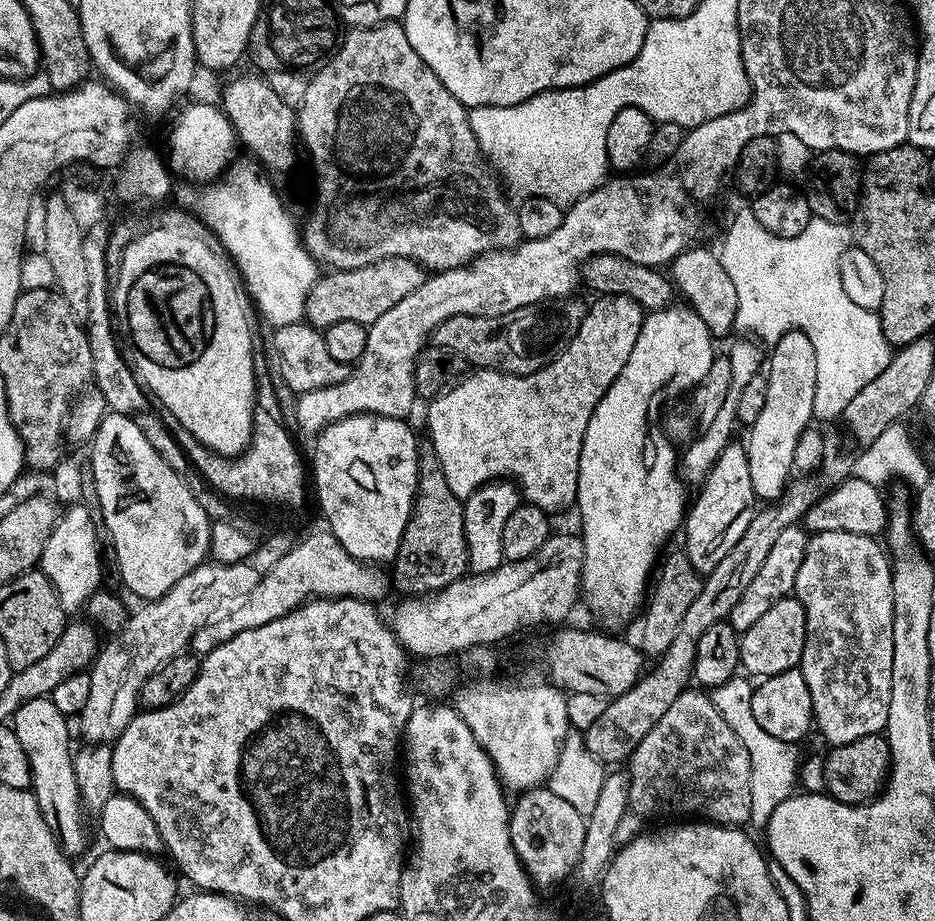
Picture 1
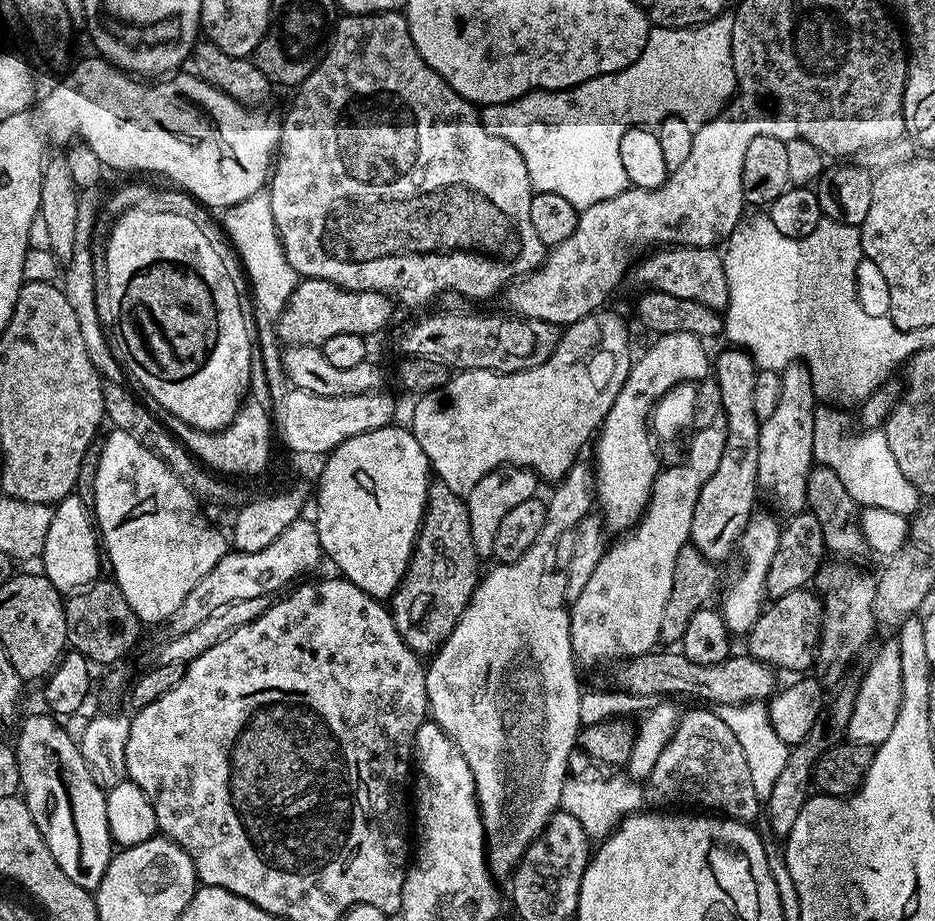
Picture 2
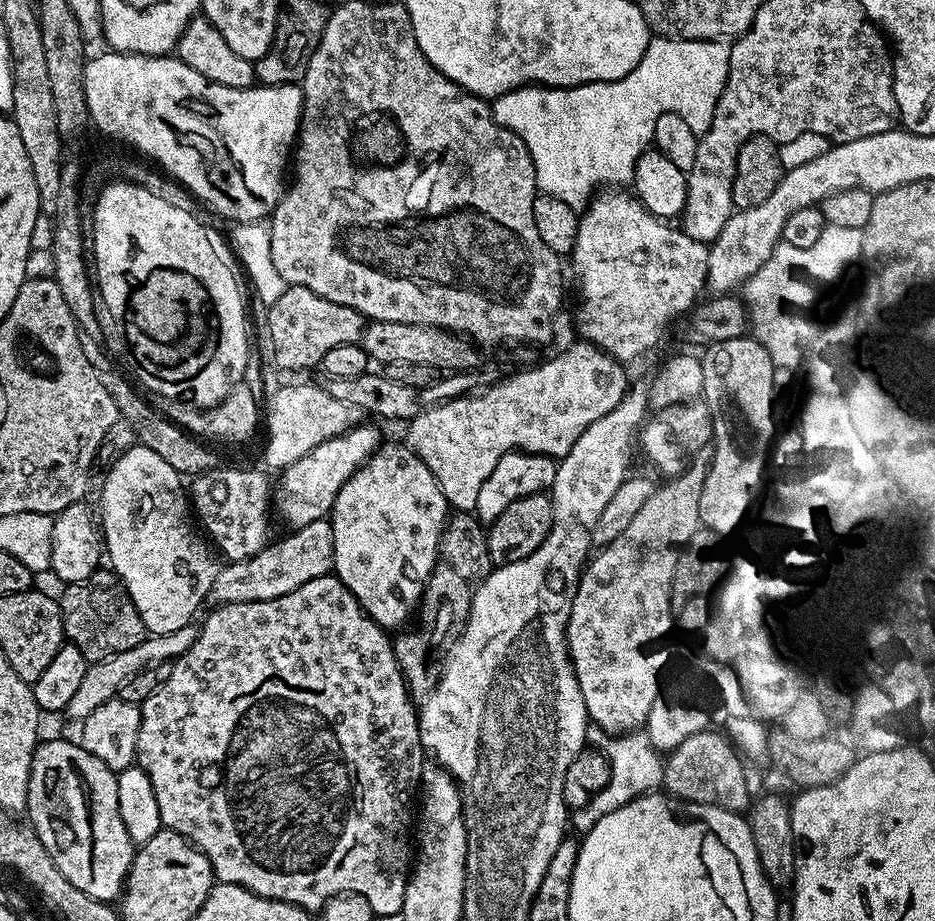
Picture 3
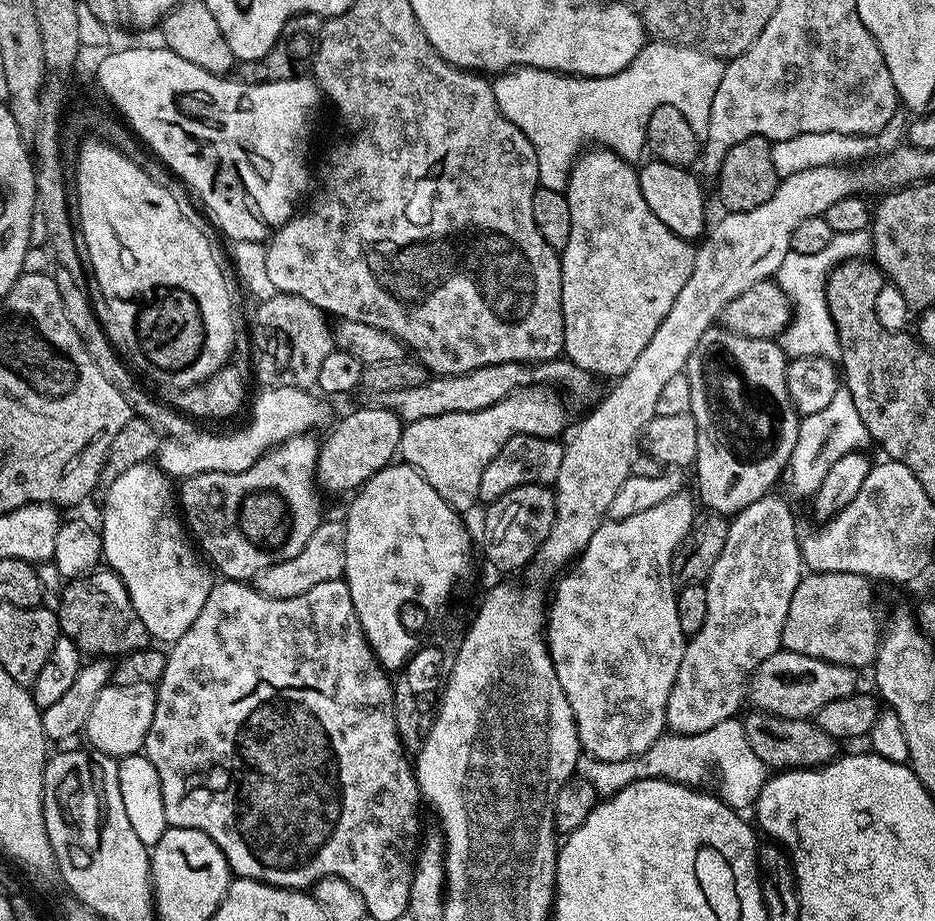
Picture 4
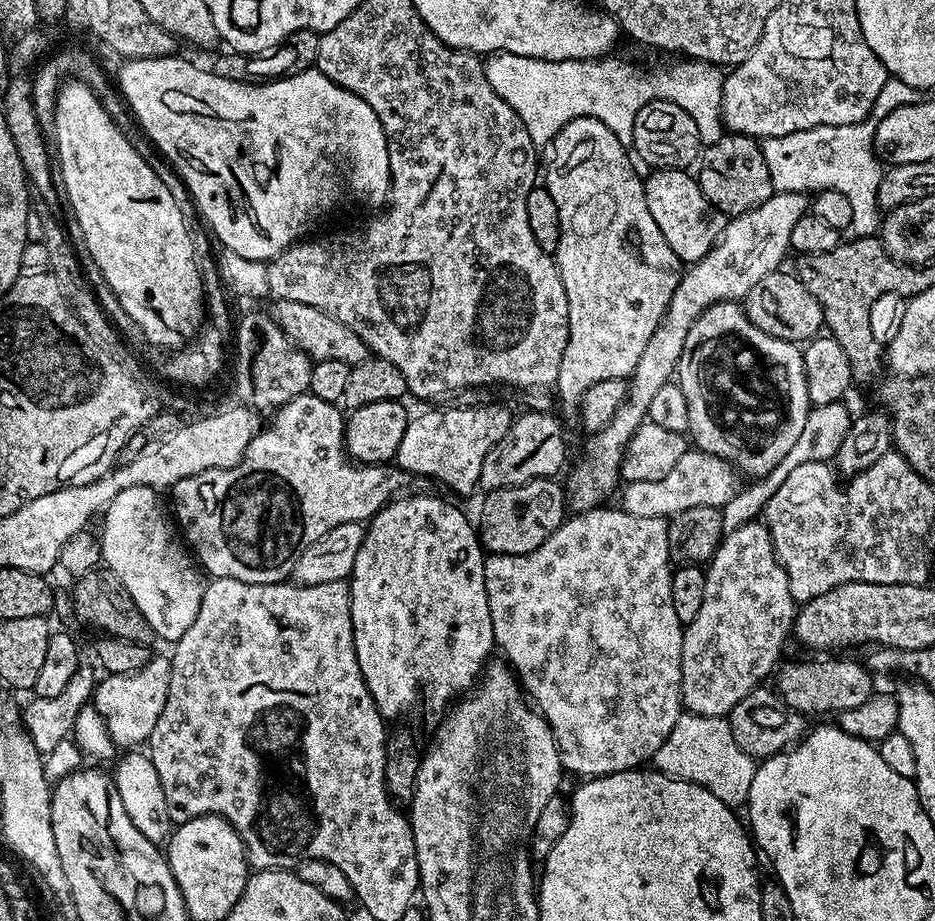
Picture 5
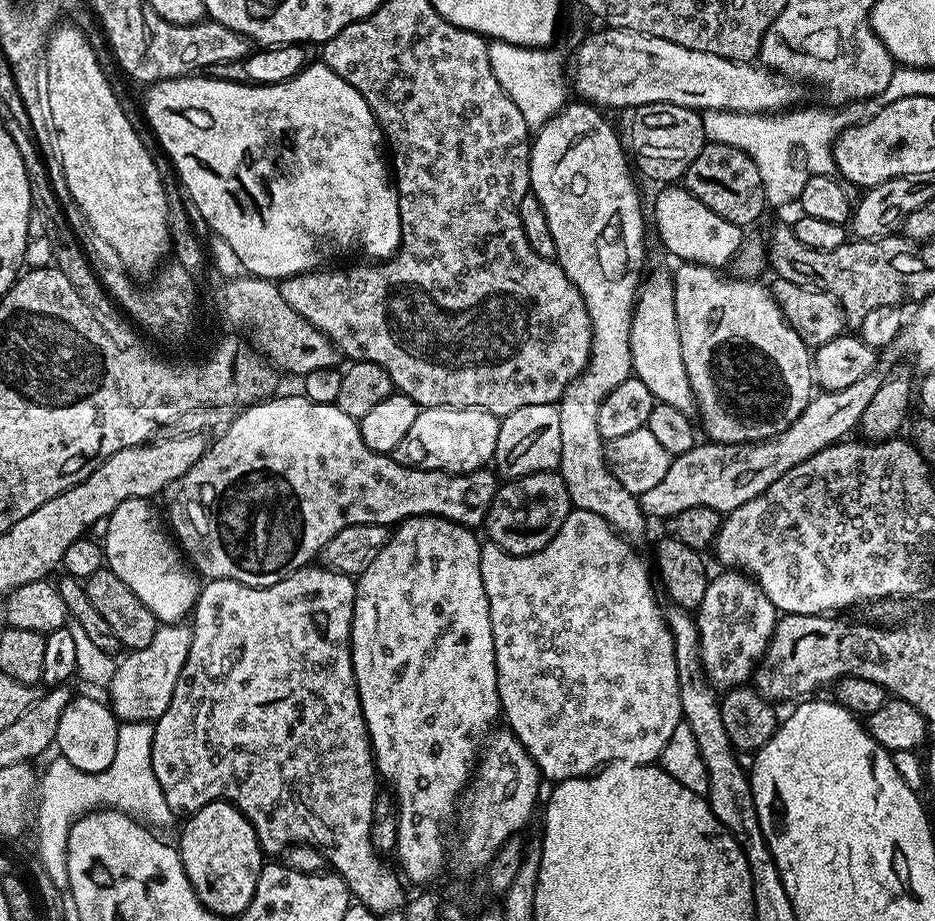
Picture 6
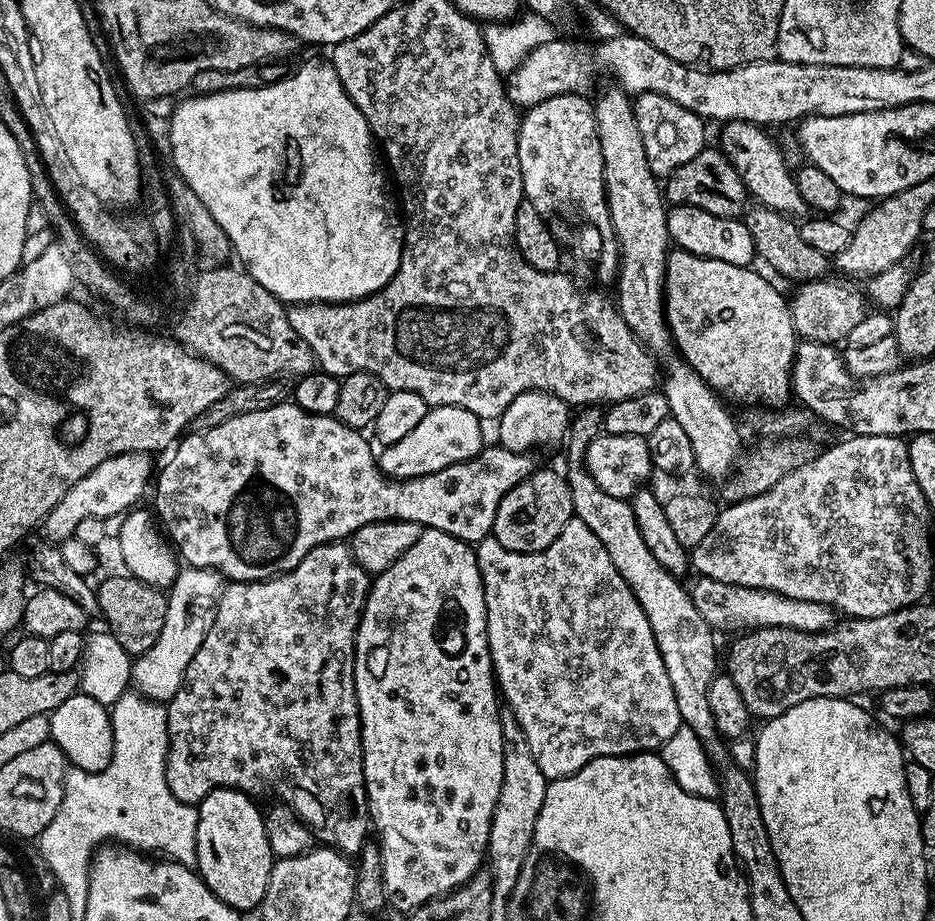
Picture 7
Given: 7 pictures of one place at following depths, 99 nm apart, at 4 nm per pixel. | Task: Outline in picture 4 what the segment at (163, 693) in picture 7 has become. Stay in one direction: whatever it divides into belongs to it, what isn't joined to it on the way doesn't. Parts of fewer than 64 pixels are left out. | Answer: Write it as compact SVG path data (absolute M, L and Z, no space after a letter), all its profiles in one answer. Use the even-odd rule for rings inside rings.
M109 682L94 698L94 706L90 706L90 718L86 718L83 735L87 743L95 751L104 755L121 758L139 753L146 742L146 734L150 730L150 722L154 722L154 706L156 705L156 689L151 684L146 686L118 686Z

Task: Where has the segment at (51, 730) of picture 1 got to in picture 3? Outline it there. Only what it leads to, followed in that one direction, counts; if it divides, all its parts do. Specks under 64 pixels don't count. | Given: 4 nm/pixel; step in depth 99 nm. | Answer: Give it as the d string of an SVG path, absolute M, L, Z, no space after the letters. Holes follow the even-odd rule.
M59 736L37 743L29 772L26 816L30 827L54 858L54 866L82 894L105 902L121 895L134 855L134 843L119 814L116 777L94 754Z

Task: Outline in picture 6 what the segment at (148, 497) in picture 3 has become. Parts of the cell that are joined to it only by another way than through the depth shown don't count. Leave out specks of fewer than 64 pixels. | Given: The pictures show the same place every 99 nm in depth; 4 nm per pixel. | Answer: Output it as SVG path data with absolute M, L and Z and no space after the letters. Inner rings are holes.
M135 496L108 515L108 529L102 535L104 558L107 568L150 606L160 624L178 624L191 613L202 584L174 543L161 513L159 516L148 504L147 499Z

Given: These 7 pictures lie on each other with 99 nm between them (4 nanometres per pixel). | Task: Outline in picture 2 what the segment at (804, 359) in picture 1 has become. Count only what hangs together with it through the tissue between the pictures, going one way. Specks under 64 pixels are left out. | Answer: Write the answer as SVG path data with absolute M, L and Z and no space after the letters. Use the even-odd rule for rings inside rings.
M803 362L787 364L780 372L780 381L782 395L778 397L778 406L770 418L763 420L758 434L756 483L759 491L768 495L767 507L781 517L791 518L808 507L807 478L814 467L814 414L818 401Z

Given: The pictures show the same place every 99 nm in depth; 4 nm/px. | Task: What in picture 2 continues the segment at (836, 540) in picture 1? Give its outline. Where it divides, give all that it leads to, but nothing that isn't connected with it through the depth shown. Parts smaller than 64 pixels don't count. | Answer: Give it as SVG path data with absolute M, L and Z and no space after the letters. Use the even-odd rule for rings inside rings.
M838 563L842 564L821 564L819 572L816 573L814 588L824 605L824 627L820 629L818 649L819 667L843 673L843 668L871 642L872 635L878 632L878 625L874 614L875 579L859 572L852 565L855 563ZM884 644L876 652L876 657L868 664L864 676L859 677L860 688L856 691L854 714L850 714L847 739L858 744L879 746L887 743L890 734L895 732L898 710L904 702L904 660L896 644Z

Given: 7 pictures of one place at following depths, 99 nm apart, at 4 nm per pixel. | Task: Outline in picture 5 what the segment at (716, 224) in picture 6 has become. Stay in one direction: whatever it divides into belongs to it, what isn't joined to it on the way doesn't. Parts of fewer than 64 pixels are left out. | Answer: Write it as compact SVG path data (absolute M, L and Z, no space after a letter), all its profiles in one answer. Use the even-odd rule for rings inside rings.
M662 168L647 173L644 180L646 206L650 206L650 214L654 222L658 222L658 230L662 230L662 238L670 242L670 250L678 254L681 265L697 264L716 244L722 231L721 221L712 207L712 203L702 194L700 181L691 171L683 168Z

